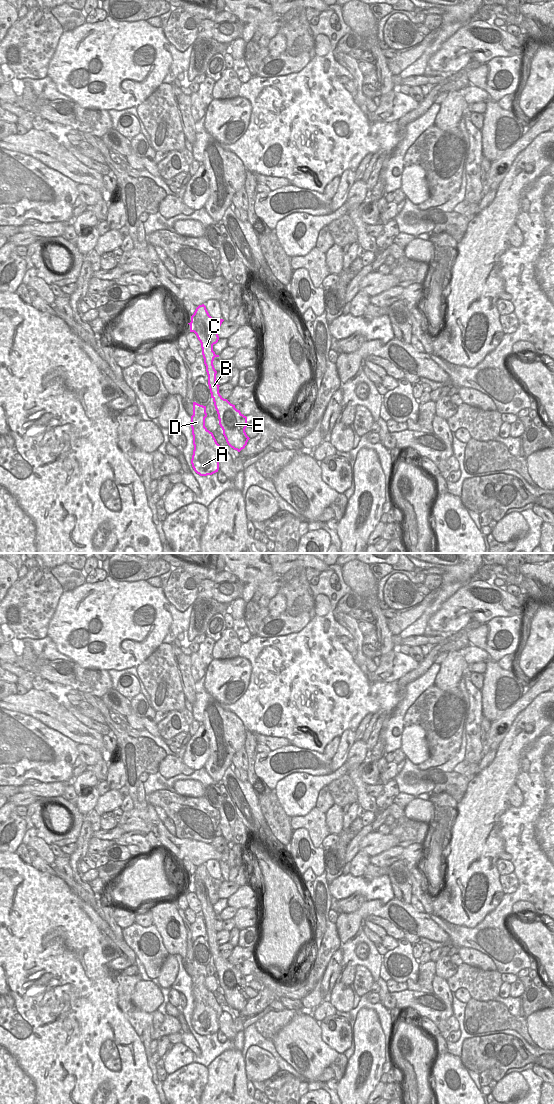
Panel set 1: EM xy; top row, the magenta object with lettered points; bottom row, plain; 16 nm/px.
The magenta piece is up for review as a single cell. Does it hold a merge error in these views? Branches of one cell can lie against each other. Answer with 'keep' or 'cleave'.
cleave

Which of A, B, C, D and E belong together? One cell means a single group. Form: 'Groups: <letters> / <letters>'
Groups: A D / B C E

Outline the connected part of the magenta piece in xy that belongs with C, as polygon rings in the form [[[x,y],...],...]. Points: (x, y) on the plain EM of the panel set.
[[[204,864],[199,865],[194,874],[191,876],[190,892],[194,892],[201,903],[202,915],[206,932],[208,935],[208,945],[213,959],[215,969],[218,974],[219,985],[223,990],[223,995],[227,1004],[240,1012],[247,1005],[250,999],[245,989],[247,987],[247,977],[240,970],[235,968],[227,959],[224,959],[219,953],[219,944],[216,942],[217,931],[214,928],[213,921],[215,917],[219,917],[213,911],[213,905],[210,902],[209,892],[203,881],[202,873],[207,871]]]

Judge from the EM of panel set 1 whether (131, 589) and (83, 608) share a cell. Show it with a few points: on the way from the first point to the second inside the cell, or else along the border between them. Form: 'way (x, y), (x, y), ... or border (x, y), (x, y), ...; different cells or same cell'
way (119, 601), (113, 607), (95, 607); same cell

